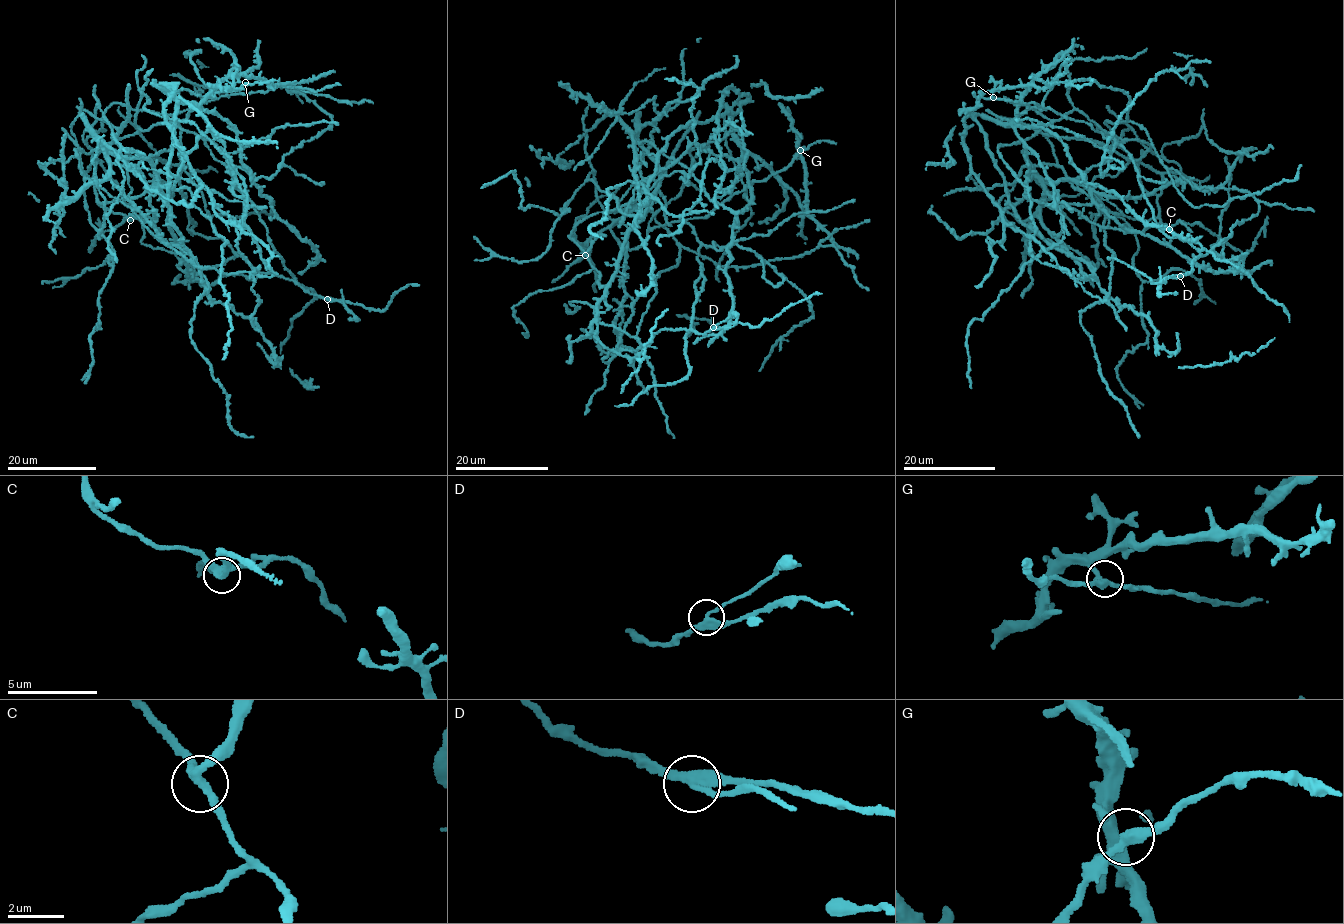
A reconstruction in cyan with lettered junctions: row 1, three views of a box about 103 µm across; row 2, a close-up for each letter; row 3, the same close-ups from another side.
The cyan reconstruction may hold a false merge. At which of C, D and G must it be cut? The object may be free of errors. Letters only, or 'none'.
D

